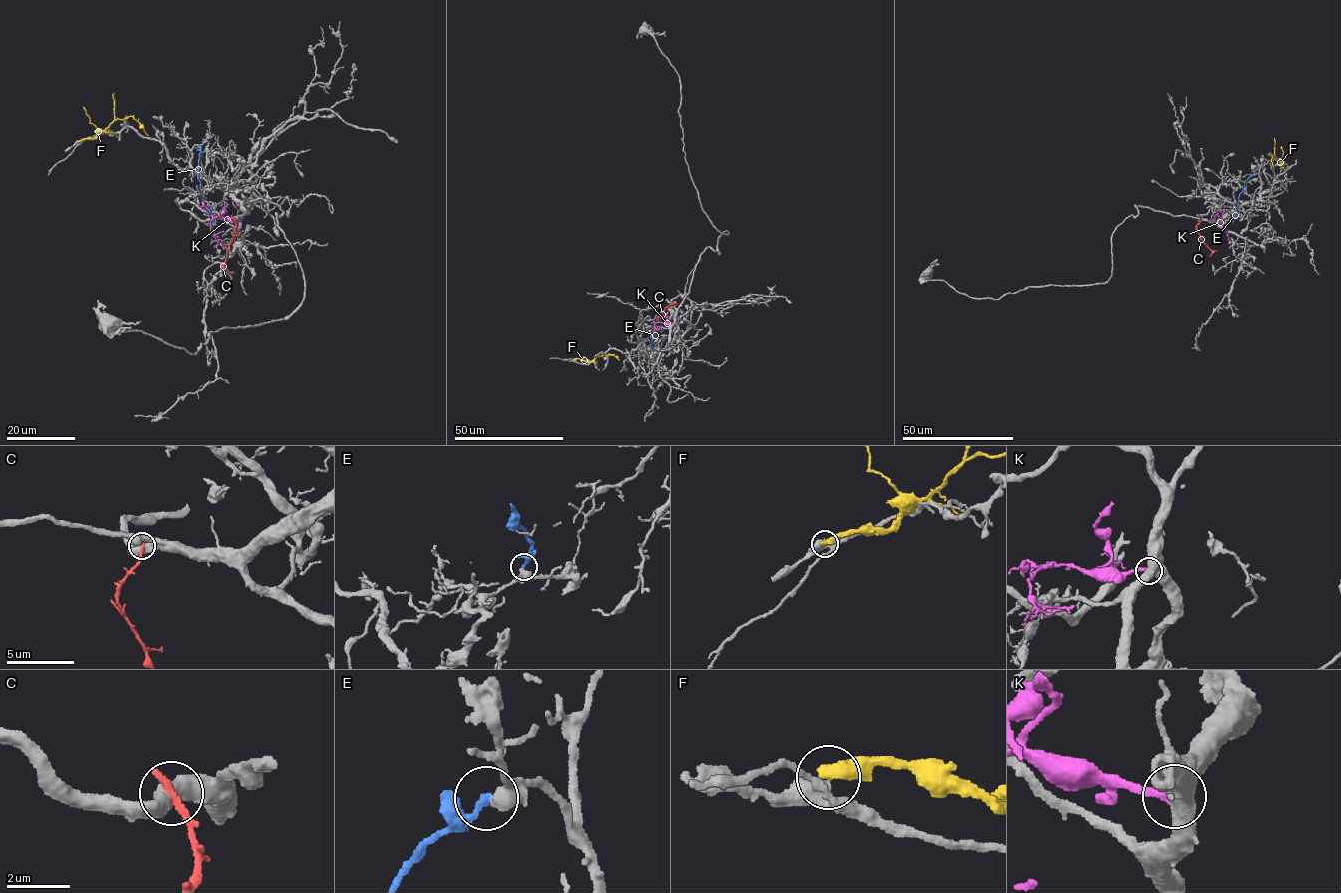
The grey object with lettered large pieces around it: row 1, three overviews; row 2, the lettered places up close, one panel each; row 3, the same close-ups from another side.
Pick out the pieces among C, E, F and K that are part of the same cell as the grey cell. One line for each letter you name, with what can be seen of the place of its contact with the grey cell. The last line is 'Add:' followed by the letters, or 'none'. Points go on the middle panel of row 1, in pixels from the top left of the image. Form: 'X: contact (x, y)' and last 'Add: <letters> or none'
Add: none

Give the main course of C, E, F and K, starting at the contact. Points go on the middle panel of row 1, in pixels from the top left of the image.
C: (675, 305), (673, 302), (660, 316), (664, 315)
E: (652, 348), (650, 336), (656, 328)
F: (573, 359), (590, 361), (597, 356), (613, 354), (618, 360)
K: (673, 323), (657, 322), (654, 333)

